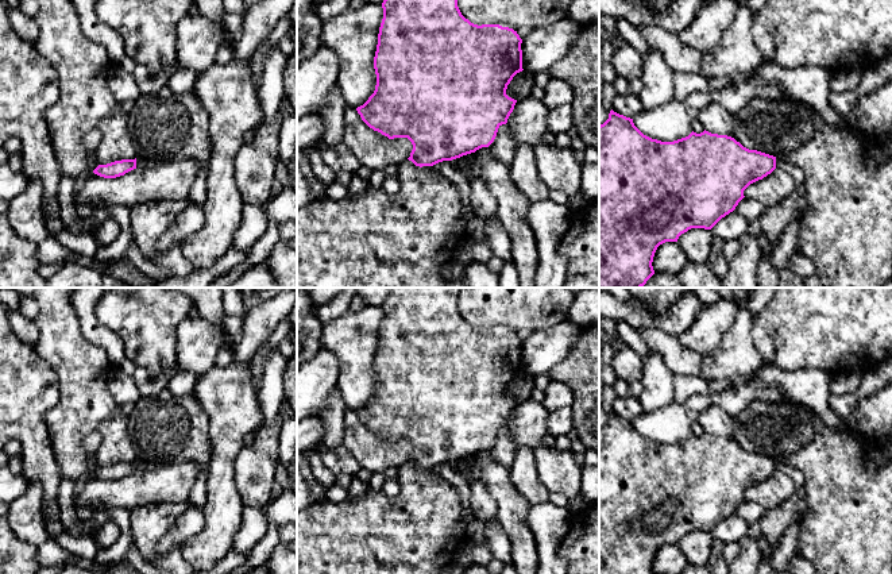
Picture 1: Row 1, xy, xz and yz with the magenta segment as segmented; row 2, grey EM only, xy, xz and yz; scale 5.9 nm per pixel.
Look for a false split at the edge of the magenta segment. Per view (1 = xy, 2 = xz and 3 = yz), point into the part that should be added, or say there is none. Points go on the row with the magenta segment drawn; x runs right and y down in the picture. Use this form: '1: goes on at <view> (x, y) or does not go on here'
1: does not go on here
2: does not go on here
3: does not go on here

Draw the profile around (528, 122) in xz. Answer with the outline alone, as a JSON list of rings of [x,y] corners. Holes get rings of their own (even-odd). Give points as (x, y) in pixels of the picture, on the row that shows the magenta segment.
[[[530,96],[518,100],[506,123],[517,145],[538,143],[547,132],[548,113],[542,101]]]

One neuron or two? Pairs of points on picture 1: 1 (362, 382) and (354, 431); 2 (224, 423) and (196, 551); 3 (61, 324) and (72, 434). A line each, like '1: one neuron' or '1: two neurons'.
1: two neurons
2: one neuron
3: one neuron

